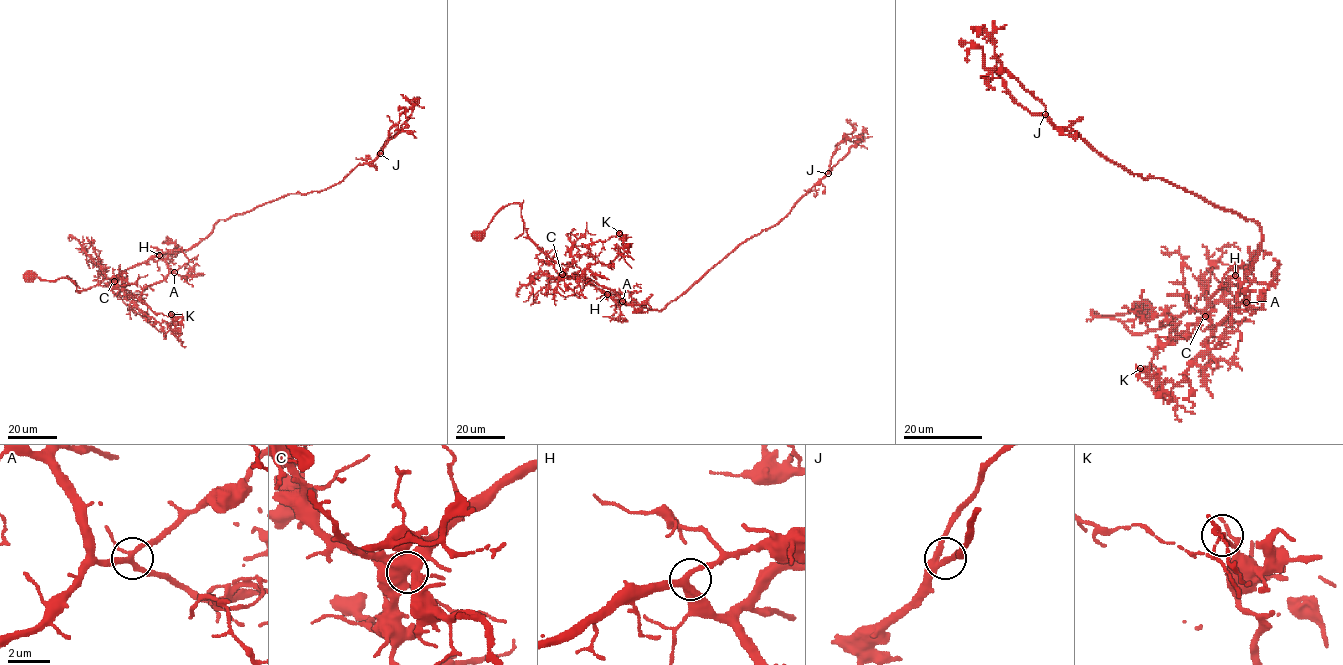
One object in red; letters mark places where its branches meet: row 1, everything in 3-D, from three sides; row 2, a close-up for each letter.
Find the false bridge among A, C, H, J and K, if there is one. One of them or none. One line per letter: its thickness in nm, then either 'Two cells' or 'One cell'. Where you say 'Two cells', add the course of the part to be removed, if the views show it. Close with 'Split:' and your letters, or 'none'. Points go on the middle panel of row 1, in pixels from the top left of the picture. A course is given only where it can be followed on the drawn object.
A: Thickness 280 nm. One cell
C: Thickness 480 nm. One cell
H: Thickness 360 nm. One cell
J: Thickness 260 nm. One cell
K: Thickness 110 nm. One cell
Split: none

